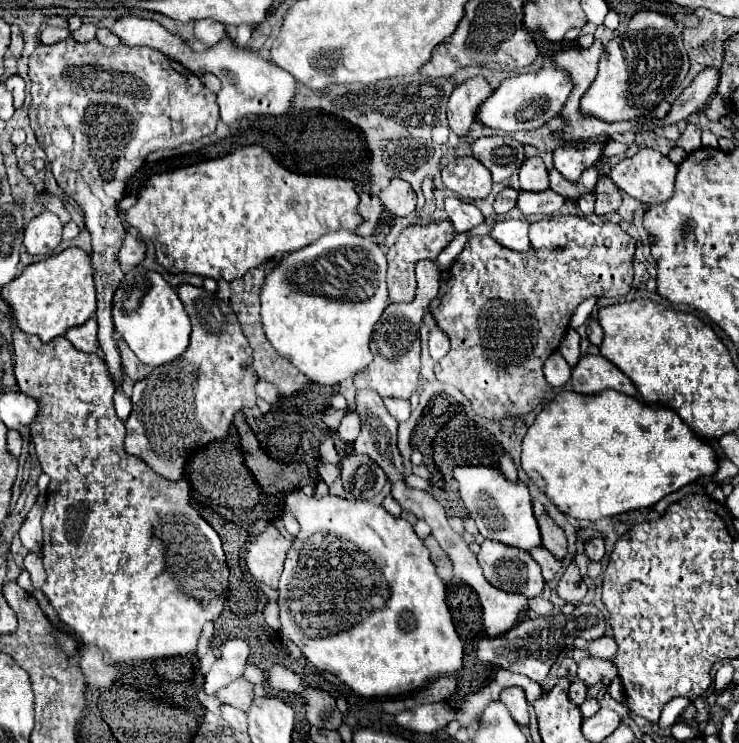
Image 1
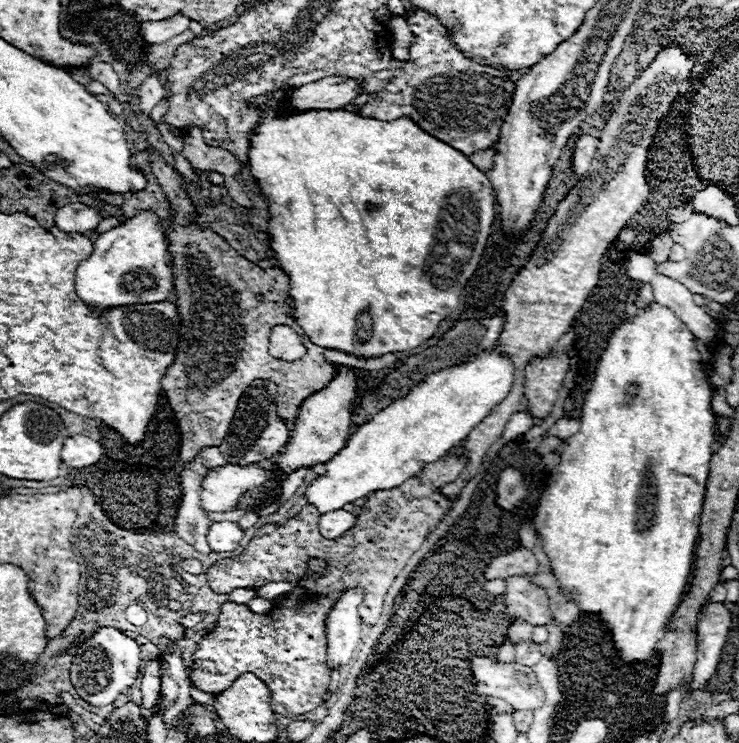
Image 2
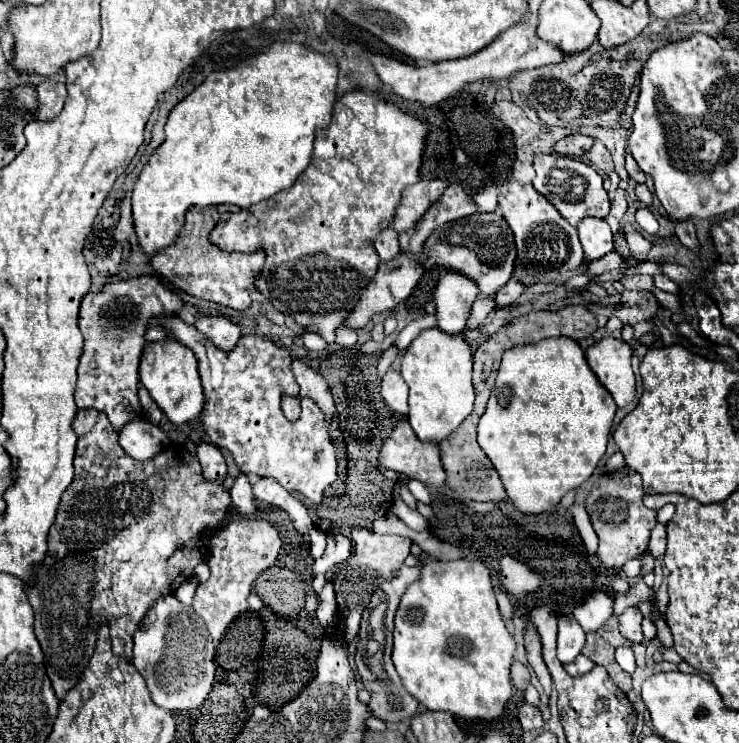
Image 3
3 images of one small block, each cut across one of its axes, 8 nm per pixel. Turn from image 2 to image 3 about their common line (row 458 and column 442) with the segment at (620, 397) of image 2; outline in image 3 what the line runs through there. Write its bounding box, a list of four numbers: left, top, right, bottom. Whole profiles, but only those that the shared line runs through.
[392,560,514,720]

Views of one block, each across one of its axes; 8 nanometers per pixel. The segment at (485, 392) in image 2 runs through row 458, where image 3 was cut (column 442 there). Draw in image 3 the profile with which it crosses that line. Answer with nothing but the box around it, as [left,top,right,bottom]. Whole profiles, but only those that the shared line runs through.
[400,328,474,442]

